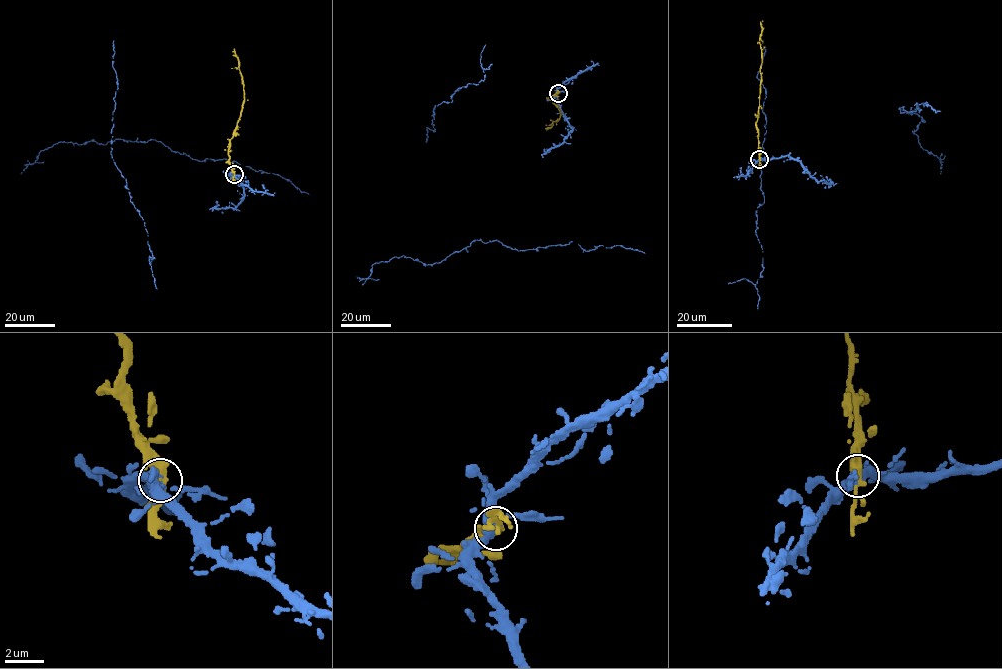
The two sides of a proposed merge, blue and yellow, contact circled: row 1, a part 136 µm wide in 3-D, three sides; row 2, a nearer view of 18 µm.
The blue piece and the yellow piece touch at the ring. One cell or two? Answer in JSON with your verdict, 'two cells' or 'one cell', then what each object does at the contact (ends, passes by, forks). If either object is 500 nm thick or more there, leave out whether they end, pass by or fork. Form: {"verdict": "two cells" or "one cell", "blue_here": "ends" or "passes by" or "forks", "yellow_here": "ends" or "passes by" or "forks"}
{"verdict": "two cells", "blue_here": "forks", "yellow_here": "passes by"}

